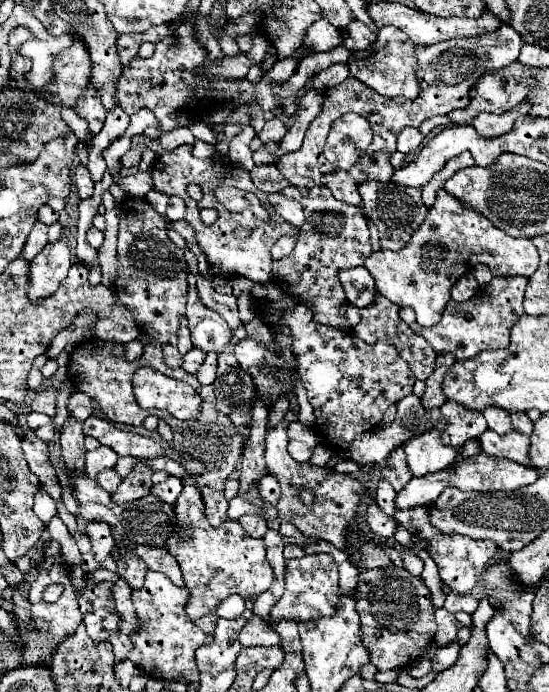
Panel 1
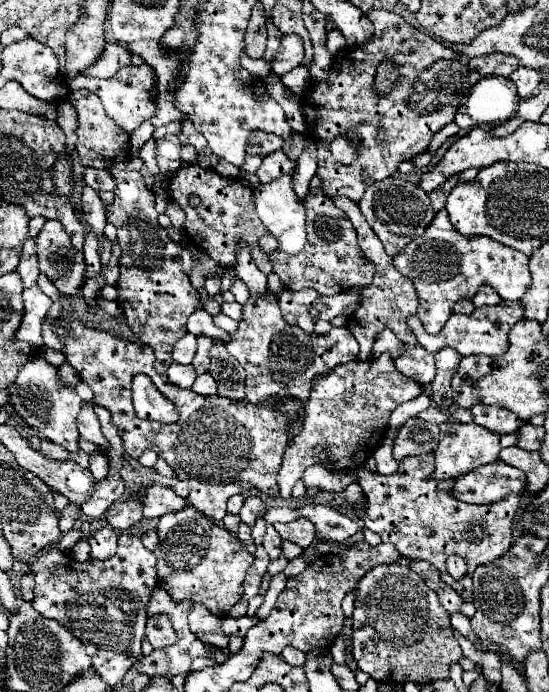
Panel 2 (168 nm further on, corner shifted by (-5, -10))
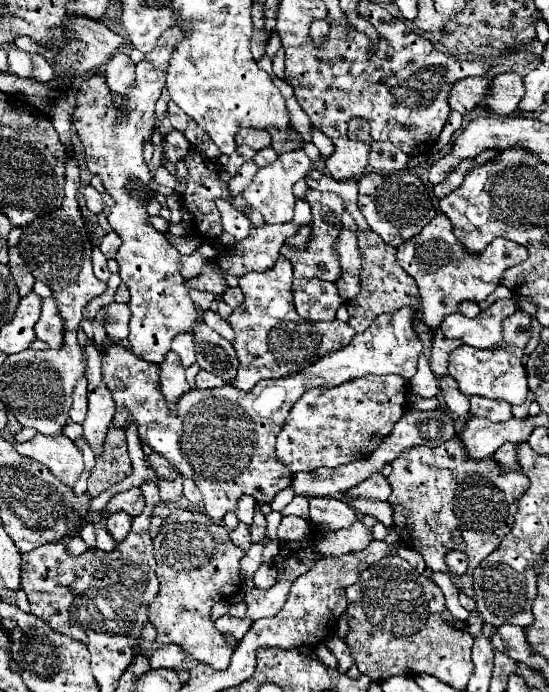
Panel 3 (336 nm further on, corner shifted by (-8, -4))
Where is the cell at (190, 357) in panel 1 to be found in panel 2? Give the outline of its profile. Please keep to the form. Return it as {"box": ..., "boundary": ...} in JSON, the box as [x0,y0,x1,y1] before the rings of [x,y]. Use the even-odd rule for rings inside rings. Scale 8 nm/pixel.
{"box":[167,363,195,389],"boundary":[[[171,363],[171,367],[167,369],[167,379],[169,383],[181,387],[181,389],[189,389],[195,381],[195,371],[193,365],[179,365],[179,363]]]}

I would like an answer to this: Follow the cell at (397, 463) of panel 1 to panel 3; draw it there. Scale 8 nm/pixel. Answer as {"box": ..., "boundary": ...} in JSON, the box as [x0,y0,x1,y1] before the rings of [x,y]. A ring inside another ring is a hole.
{"box":[372,437,530,597],"boundary":[[[454,437],[436,449],[418,445],[418,449],[408,449],[402,453],[392,461],[388,483],[392,487],[388,503],[392,507],[394,521],[390,527],[376,523],[372,527],[374,539],[384,541],[390,531],[396,531],[406,547],[422,553],[428,567],[440,573],[448,573],[444,555],[450,549],[466,553],[468,571],[462,577],[452,577],[452,583],[458,591],[473,597],[474,567],[492,551],[496,551],[500,541],[510,533],[518,501],[526,491],[526,485],[530,485],[526,475],[506,473],[506,477],[502,477],[502,473],[494,469],[492,457],[486,461],[466,459],[466,453],[462,453],[462,443],[458,437]],[[454,531],[462,531],[462,543],[452,539]]]}

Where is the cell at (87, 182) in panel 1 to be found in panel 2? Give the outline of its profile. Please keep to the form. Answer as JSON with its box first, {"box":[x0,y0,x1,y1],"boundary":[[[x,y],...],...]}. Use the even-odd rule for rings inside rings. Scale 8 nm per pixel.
{"box":[81,187,107,233],"boundary":[[[83,187],[83,195],[81,195],[81,213],[83,213],[83,221],[87,225],[91,225],[91,229],[95,233],[103,233],[103,227],[107,223],[105,219],[105,205],[99,199],[99,193],[91,187]]]}

